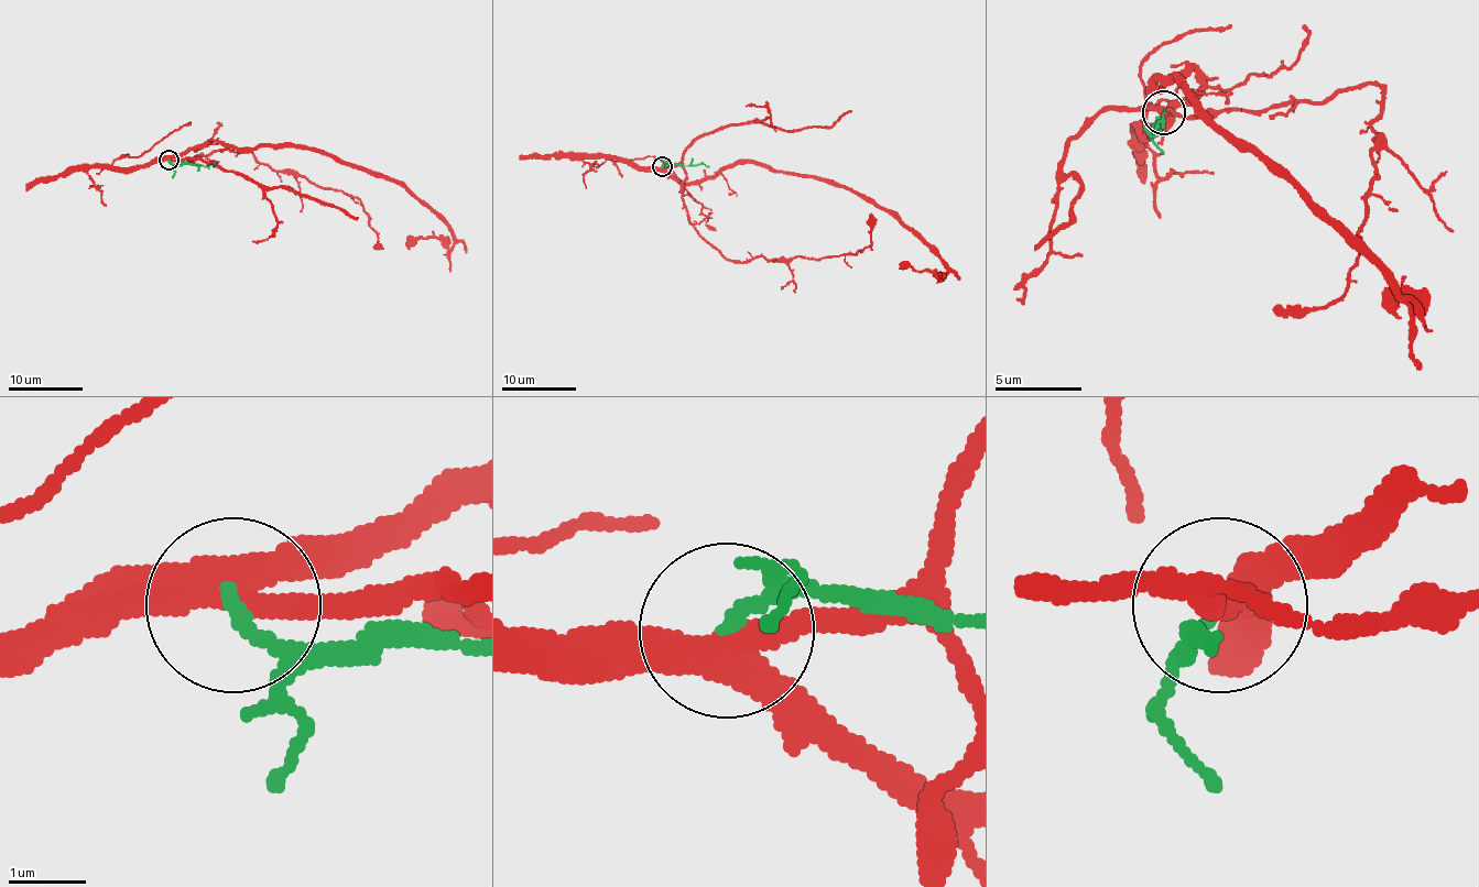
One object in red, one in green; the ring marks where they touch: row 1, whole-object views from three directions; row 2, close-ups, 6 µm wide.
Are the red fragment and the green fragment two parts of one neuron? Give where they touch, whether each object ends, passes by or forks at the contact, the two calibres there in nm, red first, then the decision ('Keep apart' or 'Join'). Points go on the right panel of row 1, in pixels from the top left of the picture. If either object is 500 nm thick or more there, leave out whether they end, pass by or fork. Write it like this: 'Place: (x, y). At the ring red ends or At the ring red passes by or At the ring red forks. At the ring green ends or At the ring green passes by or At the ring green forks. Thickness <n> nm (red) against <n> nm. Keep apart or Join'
Place: (1164, 112). At the ring red forks. At the ring green ends. Thickness 360 nm (red) against 180 nm. Keep apart

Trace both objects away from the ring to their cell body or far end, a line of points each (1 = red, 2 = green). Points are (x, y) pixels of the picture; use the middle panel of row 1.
1: (661, 166), (698, 183), (760, 163), (869, 196), (947, 265), (944, 274), (899, 263)
2: (661, 166), (665, 163), (709, 166)

